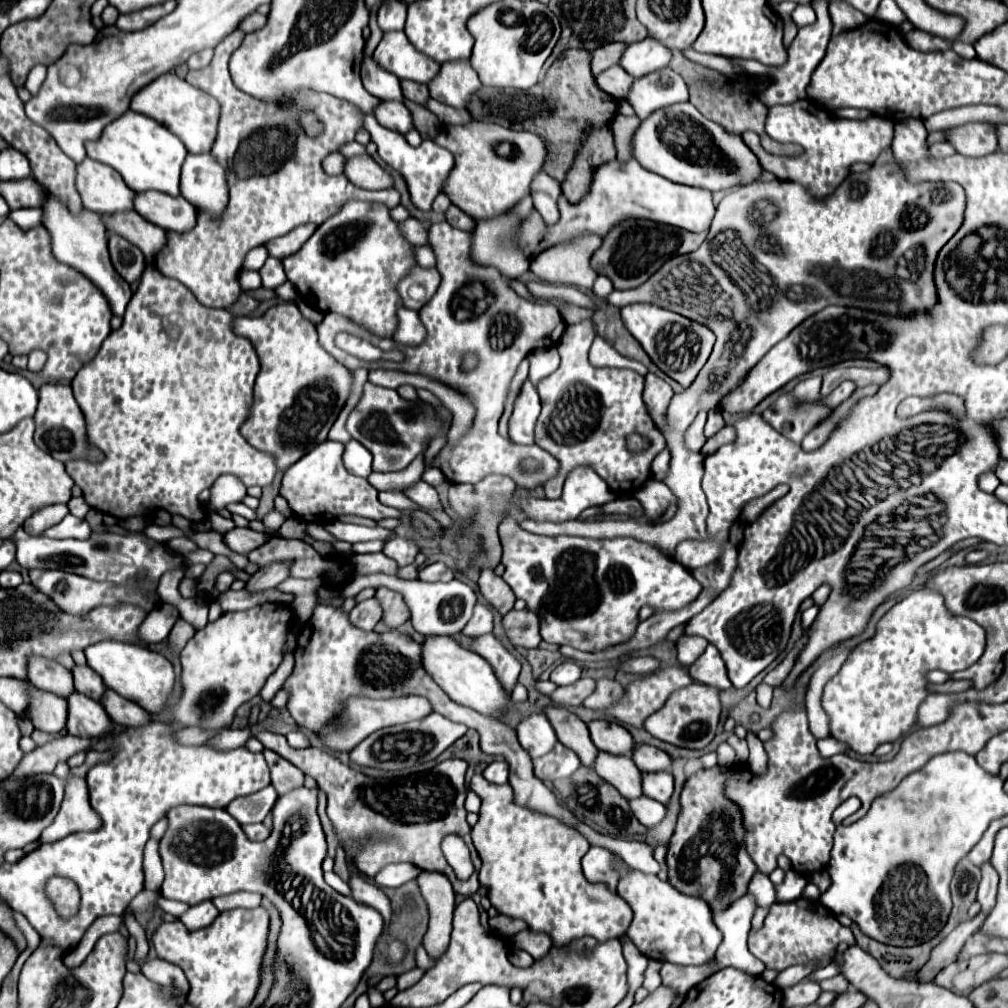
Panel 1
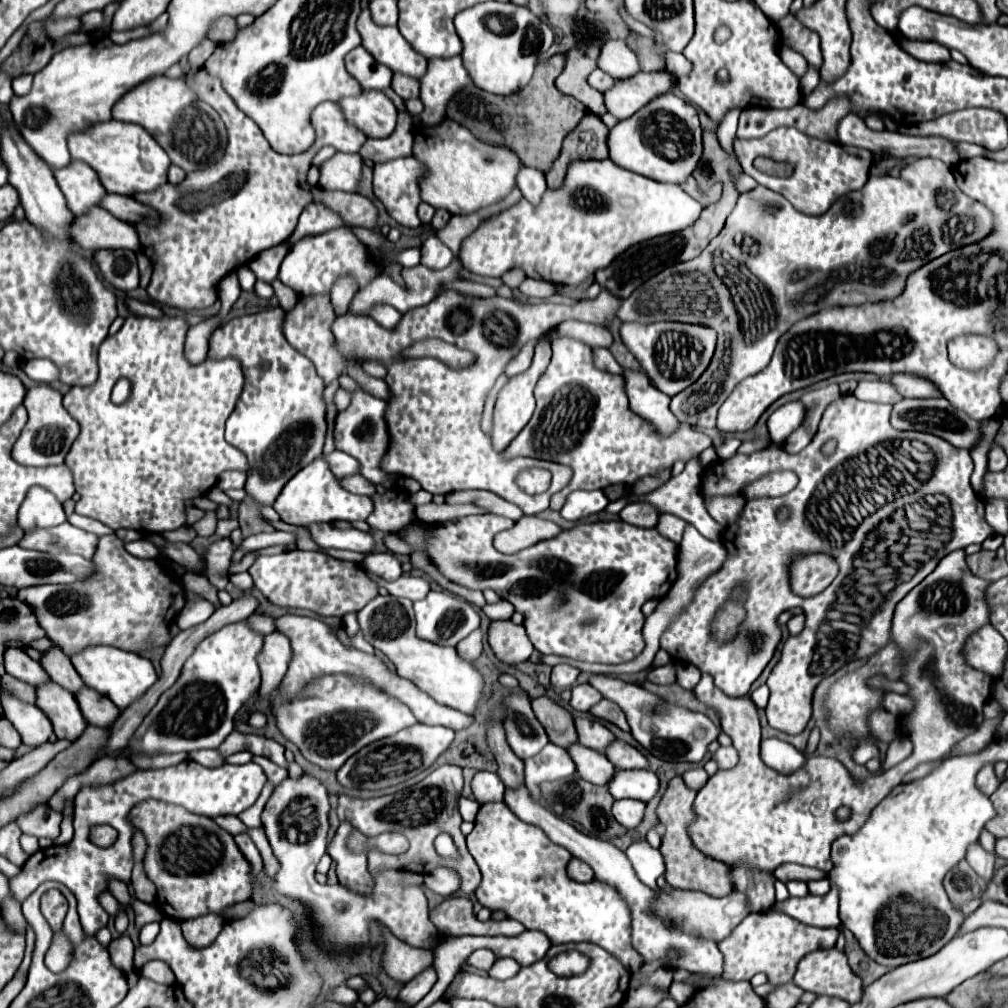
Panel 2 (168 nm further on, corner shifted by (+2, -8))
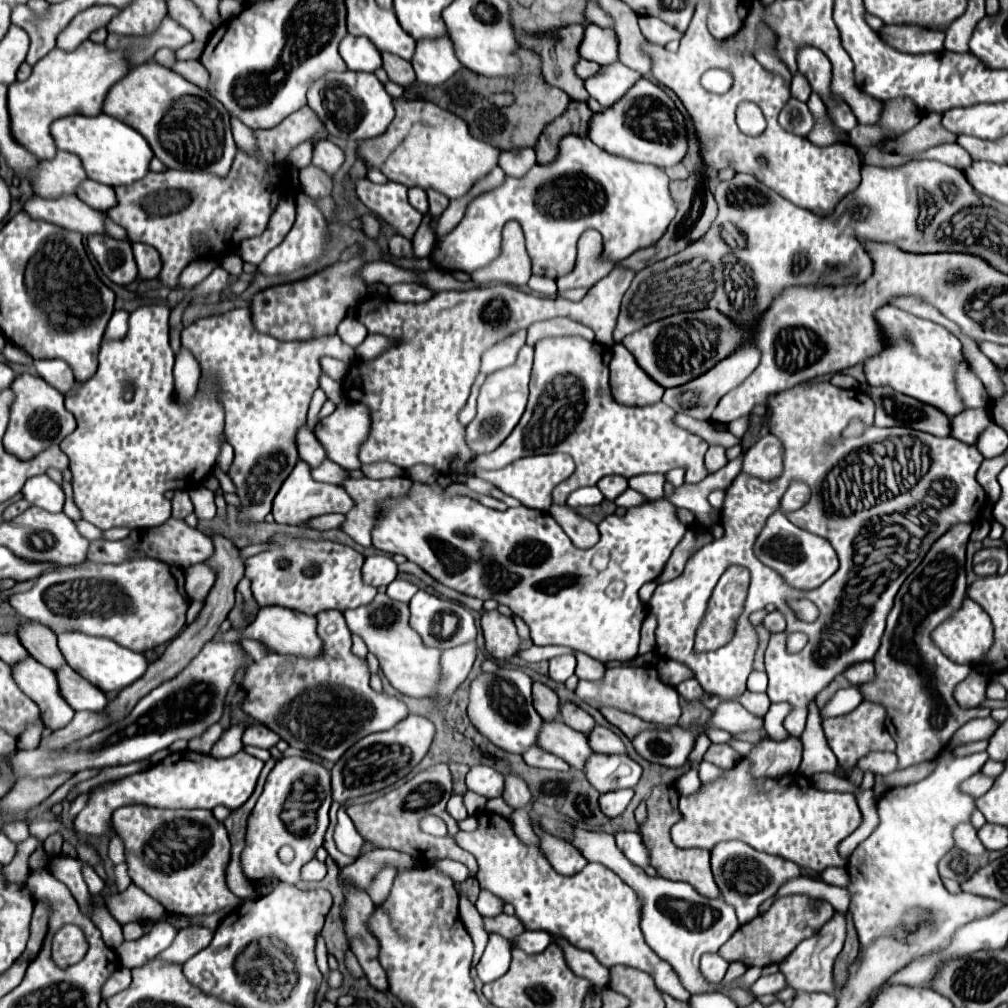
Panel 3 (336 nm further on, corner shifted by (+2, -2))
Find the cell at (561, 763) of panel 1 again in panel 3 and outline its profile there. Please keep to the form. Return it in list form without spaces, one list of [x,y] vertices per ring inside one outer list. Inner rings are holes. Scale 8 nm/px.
[[[533,746],[529,748],[525,754],[523,754],[523,760],[529,764],[529,766],[535,766],[535,768],[549,768],[549,770],[565,770],[569,768],[569,764],[545,750],[541,750],[539,746]]]

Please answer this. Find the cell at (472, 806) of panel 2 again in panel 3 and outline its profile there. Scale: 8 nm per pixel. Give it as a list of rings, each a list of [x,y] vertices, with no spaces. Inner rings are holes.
[[[453,794],[453,796],[449,798],[449,802],[447,802],[447,812],[449,812],[457,822],[461,822],[461,820],[467,818],[467,810],[465,810],[463,800],[461,800],[459,794]]]

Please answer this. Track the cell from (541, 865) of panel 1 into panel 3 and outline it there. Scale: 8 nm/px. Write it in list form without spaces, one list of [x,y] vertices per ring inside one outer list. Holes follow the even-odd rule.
[[[483,812],[477,816],[477,820],[479,820],[479,826],[475,832],[461,832],[459,830],[455,840],[463,850],[467,850],[475,856],[475,860],[479,864],[475,878],[479,880],[481,888],[487,888],[493,894],[497,894],[501,900],[513,904],[517,918],[523,922],[523,926],[527,930],[547,930],[555,936],[561,936],[569,944],[573,944],[575,948],[591,952],[607,968],[611,968],[615,964],[625,964],[625,966],[633,966],[637,970],[643,970],[655,980],[655,986],[661,992],[669,994],[675,1000],[683,1000],[683,1002],[689,1000],[691,994],[681,986],[681,980],[675,974],[675,970],[665,960],[657,958],[655,952],[645,944],[641,928],[639,928],[641,900],[637,900],[637,892],[633,892],[633,888],[629,888],[625,882],[621,882],[621,878],[615,872],[611,872],[602,864],[589,862],[579,874],[561,876],[551,868],[551,864],[547,862],[547,858],[543,856],[543,852],[537,844],[527,846],[515,836],[509,820],[505,820],[503,816],[493,814],[493,812]]]

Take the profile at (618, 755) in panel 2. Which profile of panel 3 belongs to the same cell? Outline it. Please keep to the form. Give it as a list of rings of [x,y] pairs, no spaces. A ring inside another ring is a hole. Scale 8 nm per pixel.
[[[595,726],[593,732],[587,734],[587,740],[589,740],[589,748],[593,748],[593,752],[599,752],[599,754],[625,754],[625,746],[623,746],[621,738],[605,726]]]

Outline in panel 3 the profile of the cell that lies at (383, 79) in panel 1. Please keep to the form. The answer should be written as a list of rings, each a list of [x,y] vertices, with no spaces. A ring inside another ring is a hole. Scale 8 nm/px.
[[[347,34],[339,44],[339,54],[349,70],[375,72],[377,68],[381,68],[381,54],[367,36]]]

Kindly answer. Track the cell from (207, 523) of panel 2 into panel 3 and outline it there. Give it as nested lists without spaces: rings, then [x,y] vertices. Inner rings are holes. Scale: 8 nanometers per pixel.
[[[205,486],[191,488],[189,490],[195,514],[199,520],[211,520],[215,516],[215,502],[213,502],[213,492],[207,490]]]

